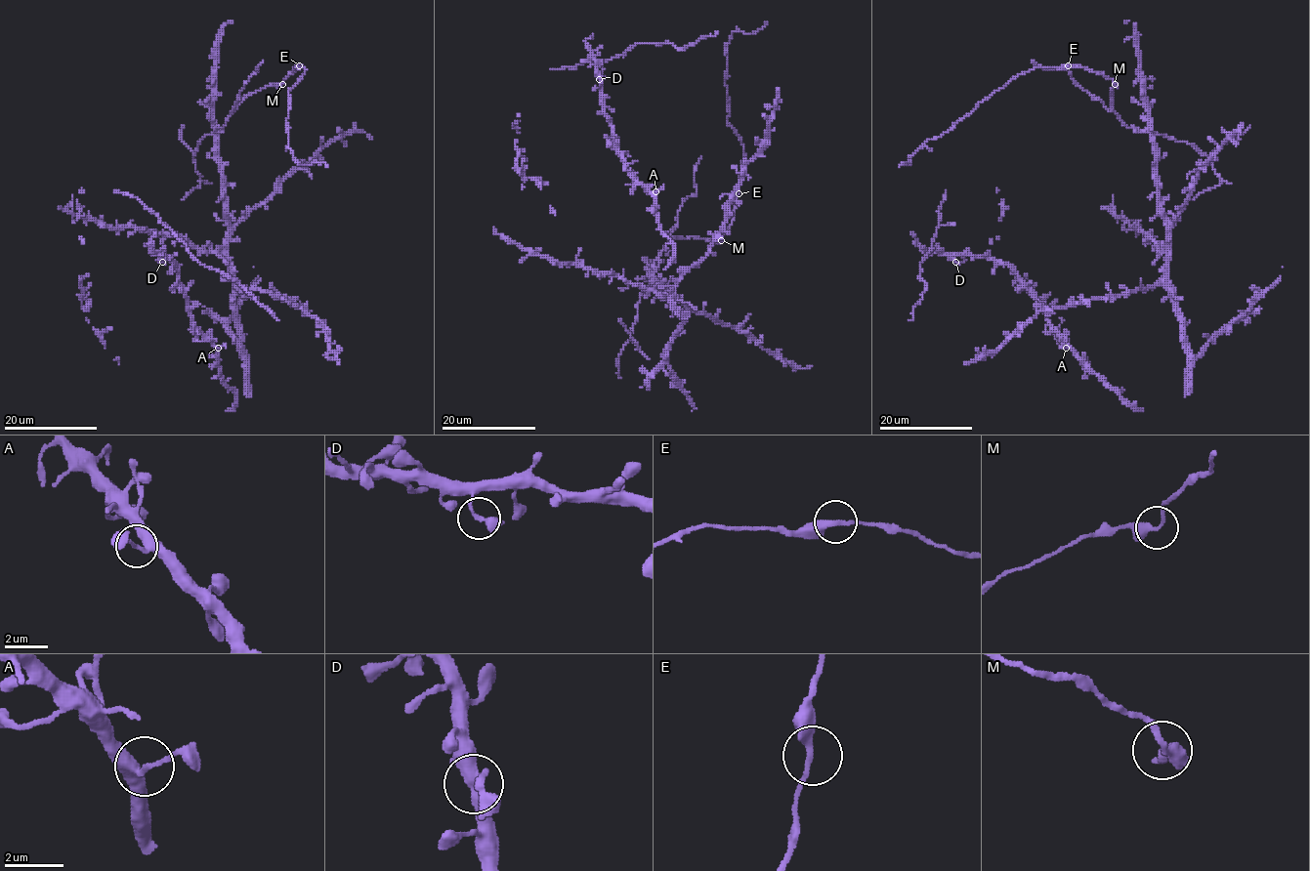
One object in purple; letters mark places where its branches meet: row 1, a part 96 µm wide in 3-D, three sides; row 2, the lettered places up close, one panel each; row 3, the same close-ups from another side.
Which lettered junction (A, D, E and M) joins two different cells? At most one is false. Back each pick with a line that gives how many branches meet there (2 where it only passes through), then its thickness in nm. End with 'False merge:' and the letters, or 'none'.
M: Branches: 2. Thickness 280 nm
False merge: M

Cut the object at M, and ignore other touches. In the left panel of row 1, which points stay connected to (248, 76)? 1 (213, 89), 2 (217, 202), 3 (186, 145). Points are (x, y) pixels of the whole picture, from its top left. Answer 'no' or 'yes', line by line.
1: no
2: no
3: yes

